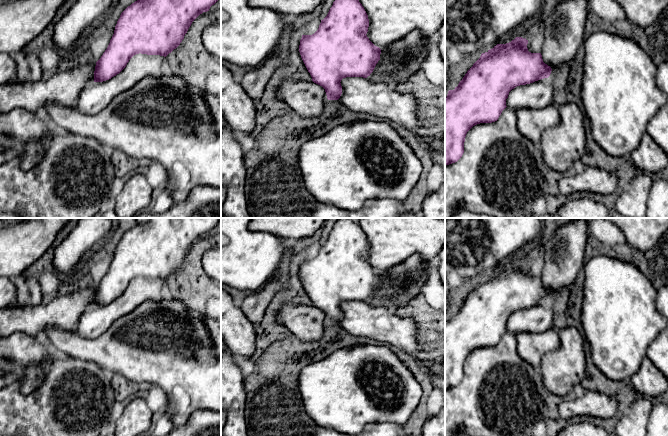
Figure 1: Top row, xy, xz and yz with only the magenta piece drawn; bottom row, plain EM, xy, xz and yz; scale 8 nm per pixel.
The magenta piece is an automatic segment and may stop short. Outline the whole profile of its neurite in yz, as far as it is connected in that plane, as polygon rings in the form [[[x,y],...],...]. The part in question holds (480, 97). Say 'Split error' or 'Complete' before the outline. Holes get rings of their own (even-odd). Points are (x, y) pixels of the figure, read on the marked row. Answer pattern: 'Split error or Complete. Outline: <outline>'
Split error. Outline: [[[516,37],[506,44],[497,44],[482,53],[458,86],[448,91],[445,98],[445,166],[457,162],[462,157],[466,134],[473,126],[497,121],[506,107],[516,111],[521,108],[543,109],[552,104],[554,88],[548,78],[552,69],[543,62],[541,53],[529,52],[527,44],[528,40],[522,37]]]

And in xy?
Split error. Outline: [[[137,0],[120,15],[110,43],[96,62],[94,82],[81,91],[75,110],[94,115],[105,109],[119,94],[146,77],[160,77],[166,56],[176,49],[192,22],[218,0]]]

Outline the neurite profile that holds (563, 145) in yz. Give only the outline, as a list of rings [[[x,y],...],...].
[[[575,103],[558,107],[560,123],[546,129],[539,142],[546,166],[563,175],[574,171],[586,147],[583,114]]]

